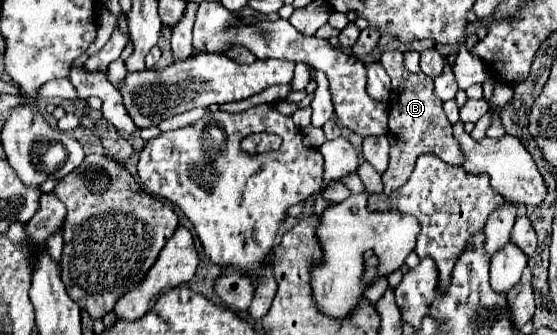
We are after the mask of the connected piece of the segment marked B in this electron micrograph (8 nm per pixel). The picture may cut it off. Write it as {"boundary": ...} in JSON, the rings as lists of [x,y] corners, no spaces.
{"boundary":[[[383,51],[381,65],[385,67],[387,75],[393,81],[391,97],[389,97],[389,143],[391,143],[391,163],[389,169],[383,173],[385,193],[397,191],[409,179],[415,161],[423,153],[433,153],[445,163],[461,165],[461,151],[457,149],[457,141],[451,135],[451,123],[443,113],[443,103],[433,95],[433,79],[425,77],[425,73],[409,73],[403,65],[401,51]]]}

